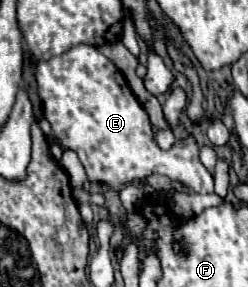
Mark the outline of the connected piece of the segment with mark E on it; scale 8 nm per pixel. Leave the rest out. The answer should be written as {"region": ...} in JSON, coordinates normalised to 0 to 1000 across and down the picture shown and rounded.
{"region":[[[302,160],[278,181],[149,223],[141,272],[173,348],[173,397],[214,467],[262,523],[294,523],[359,634],[423,641],[488,669],[528,634],[569,634],[609,606],[665,606],[802,676],[859,669],[863,624],[802,557],[802,516],[754,481],[690,523],[649,523],[617,481],[617,446],[585,376],[528,321],[488,244],[375,160]]]}

